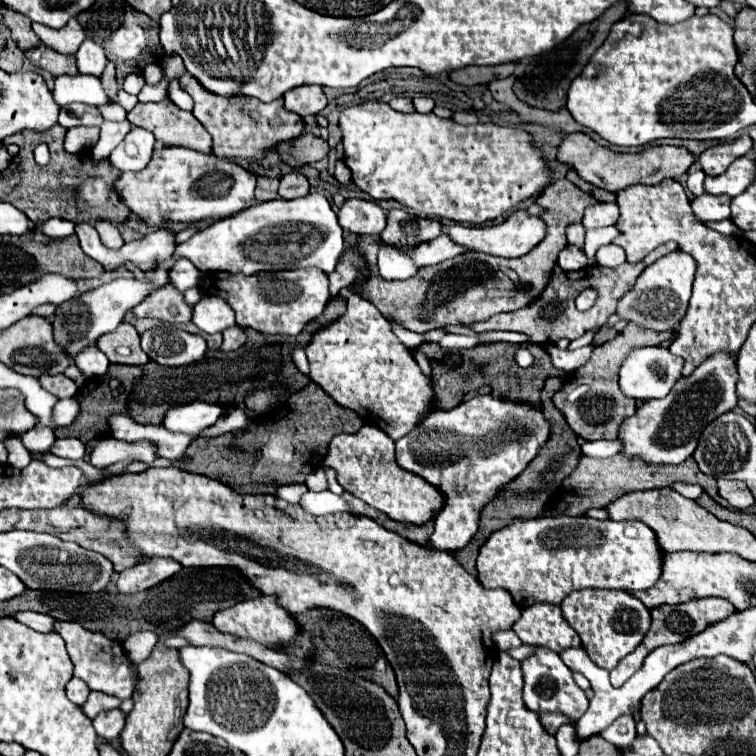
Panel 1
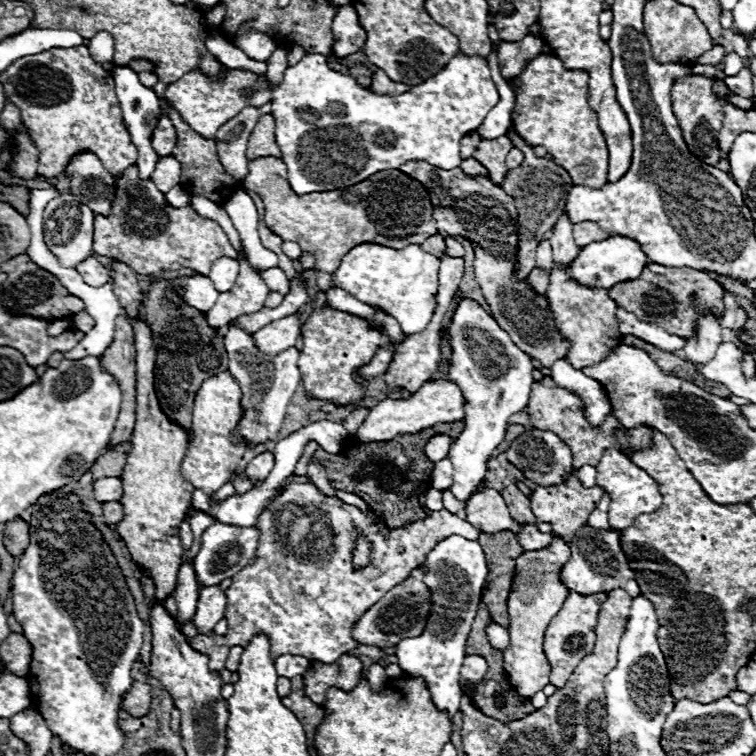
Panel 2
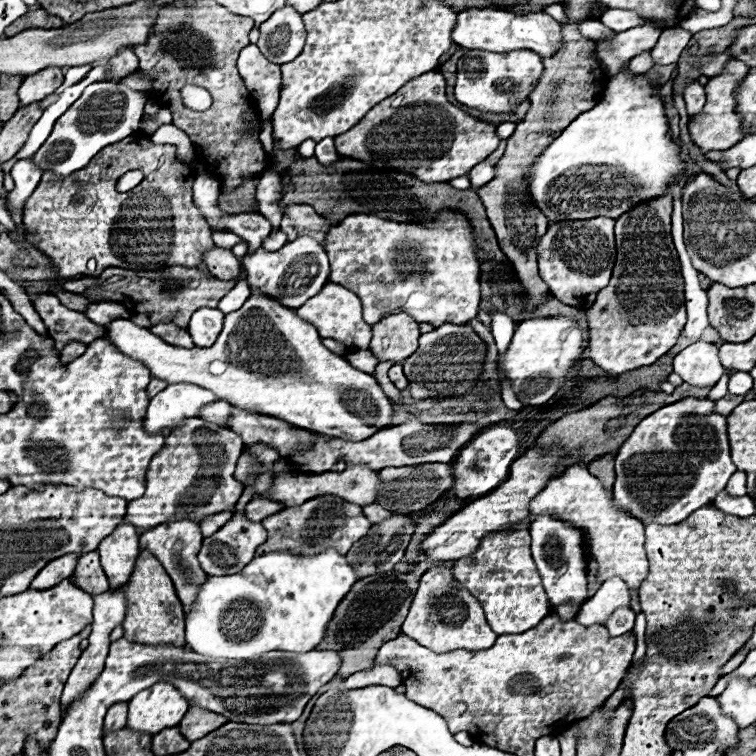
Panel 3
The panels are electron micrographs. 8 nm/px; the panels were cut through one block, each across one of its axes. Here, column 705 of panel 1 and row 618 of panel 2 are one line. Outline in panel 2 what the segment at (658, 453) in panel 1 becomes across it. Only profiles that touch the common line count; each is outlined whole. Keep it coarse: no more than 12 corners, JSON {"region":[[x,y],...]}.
{"region":[[414,568],[354,626],[366,646],[420,636],[432,592]]}

